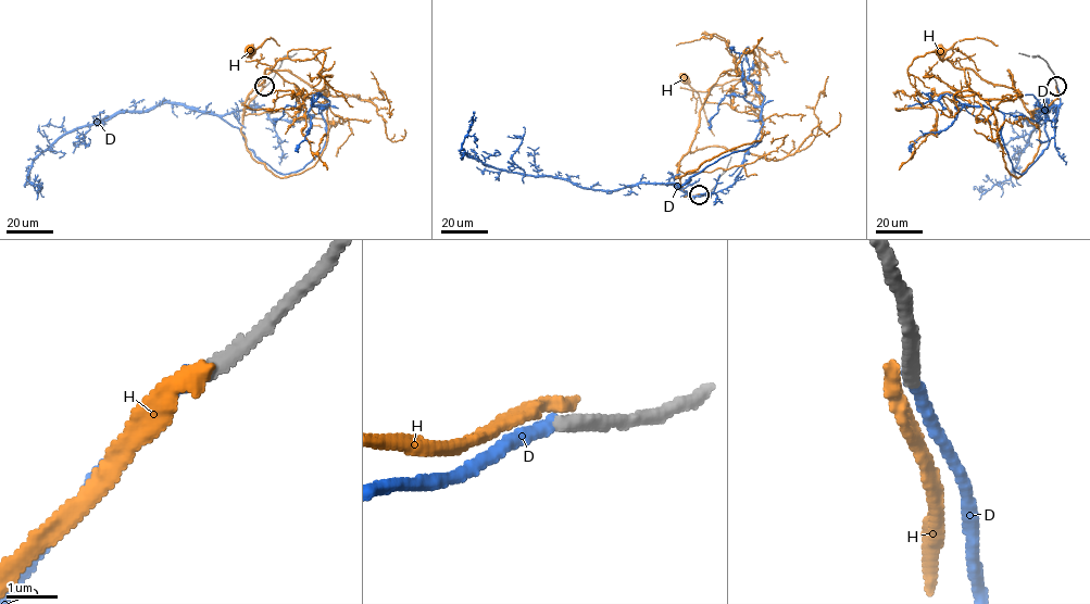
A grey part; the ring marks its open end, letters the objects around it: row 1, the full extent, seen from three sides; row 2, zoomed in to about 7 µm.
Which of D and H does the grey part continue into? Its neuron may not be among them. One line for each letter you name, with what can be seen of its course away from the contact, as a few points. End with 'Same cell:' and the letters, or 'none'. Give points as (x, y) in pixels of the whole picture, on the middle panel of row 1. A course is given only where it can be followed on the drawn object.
D: it runs (699, 194), (656, 184), (679, 187), (761, 140), (761, 109), (742, 96), (739, 54), (729, 48)
Same cell: D

